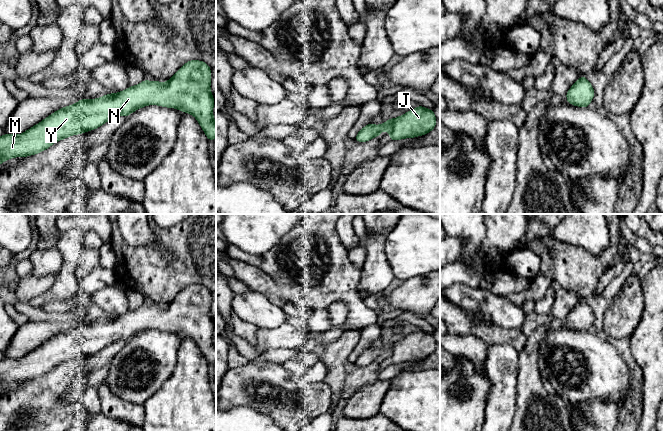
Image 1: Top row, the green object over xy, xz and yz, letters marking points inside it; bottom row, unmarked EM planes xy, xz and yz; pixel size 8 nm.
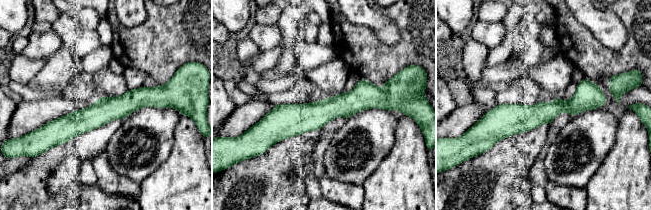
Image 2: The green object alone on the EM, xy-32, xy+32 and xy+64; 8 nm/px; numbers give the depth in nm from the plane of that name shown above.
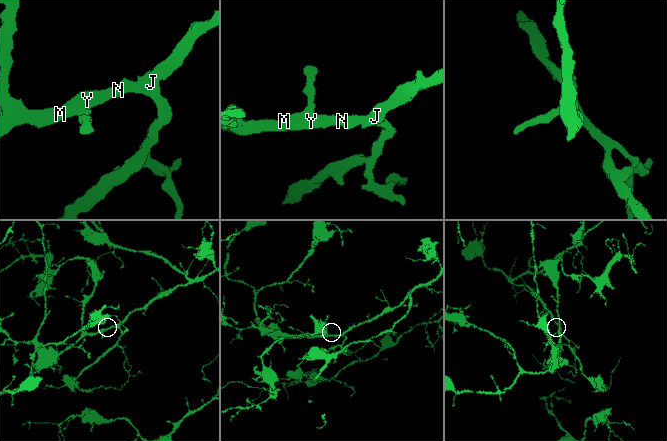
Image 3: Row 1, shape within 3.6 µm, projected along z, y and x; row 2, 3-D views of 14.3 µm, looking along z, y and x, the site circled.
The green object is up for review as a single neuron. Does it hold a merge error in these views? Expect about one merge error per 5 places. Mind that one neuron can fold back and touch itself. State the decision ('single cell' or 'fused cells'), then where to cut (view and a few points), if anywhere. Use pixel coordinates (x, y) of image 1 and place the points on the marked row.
single cell; cut none

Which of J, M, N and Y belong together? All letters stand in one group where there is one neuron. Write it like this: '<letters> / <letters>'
J M N Y

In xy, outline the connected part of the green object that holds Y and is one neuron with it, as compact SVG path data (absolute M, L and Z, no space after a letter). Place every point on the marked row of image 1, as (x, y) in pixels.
M191 60L185 63L166 83L144 80L136 86L101 98L85 100L61 108L19 135L0 136L0 164L13 157L27 157L48 149L52 144L64 138L99 128L112 118L132 112L147 105L159 105L176 108L192 114L199 122L209 142L216 138L216 122L213 118L214 98L210 90L211 69L207 63Z

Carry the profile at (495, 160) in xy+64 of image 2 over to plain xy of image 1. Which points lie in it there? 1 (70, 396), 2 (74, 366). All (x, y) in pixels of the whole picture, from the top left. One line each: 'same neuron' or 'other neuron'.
1: other neuron
2: same neuron

